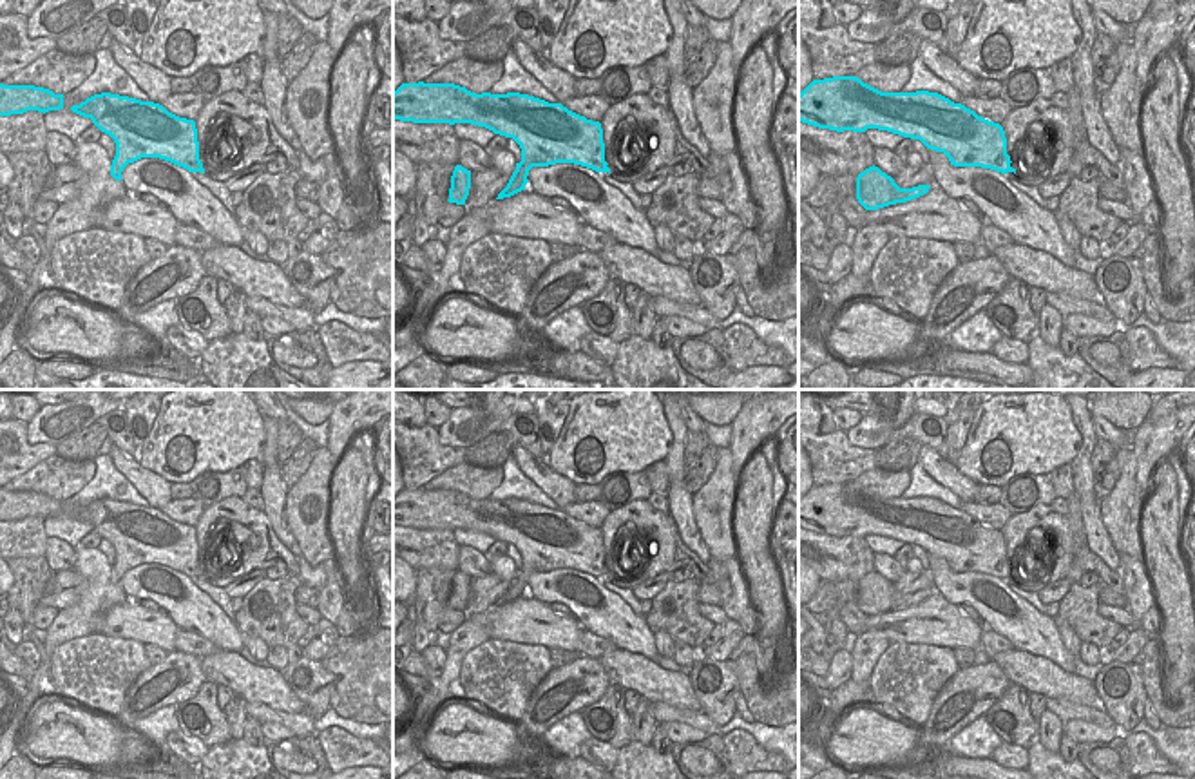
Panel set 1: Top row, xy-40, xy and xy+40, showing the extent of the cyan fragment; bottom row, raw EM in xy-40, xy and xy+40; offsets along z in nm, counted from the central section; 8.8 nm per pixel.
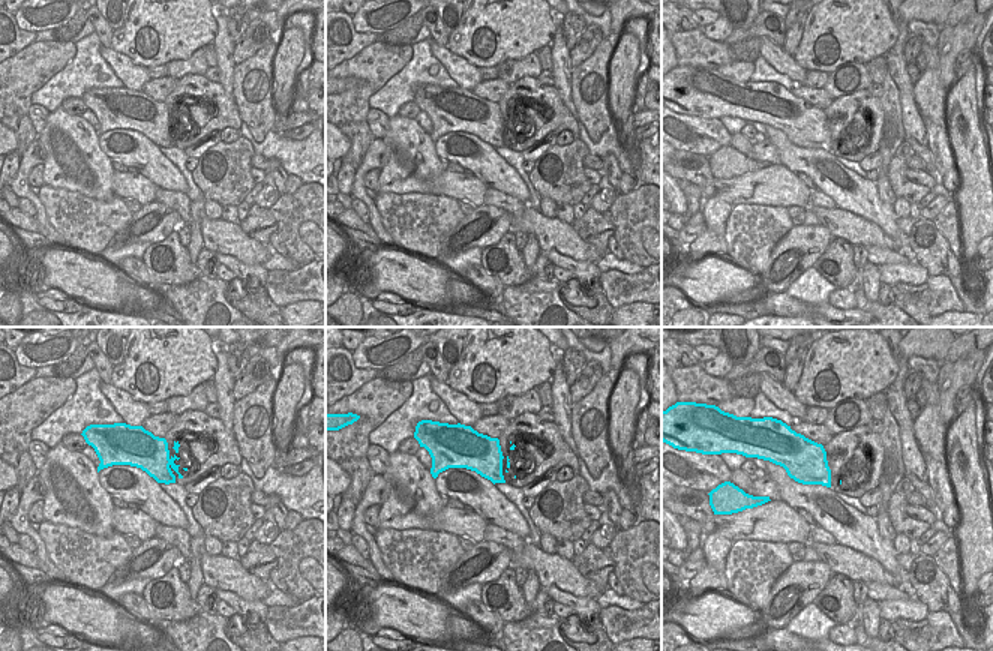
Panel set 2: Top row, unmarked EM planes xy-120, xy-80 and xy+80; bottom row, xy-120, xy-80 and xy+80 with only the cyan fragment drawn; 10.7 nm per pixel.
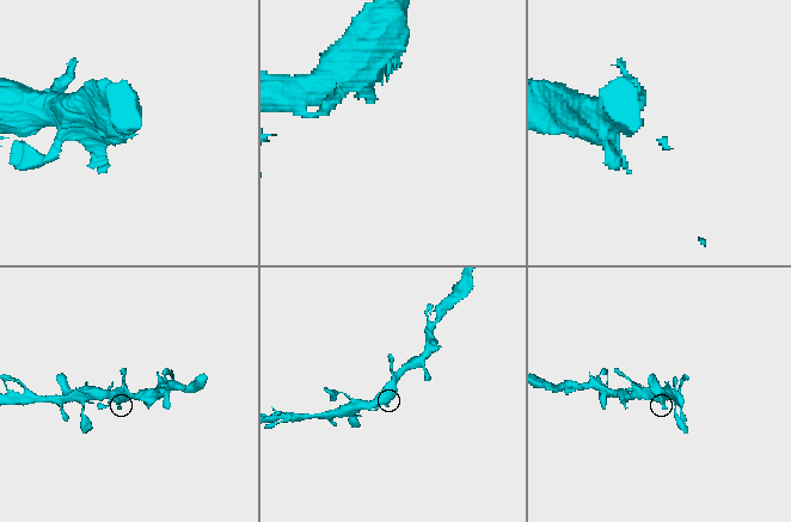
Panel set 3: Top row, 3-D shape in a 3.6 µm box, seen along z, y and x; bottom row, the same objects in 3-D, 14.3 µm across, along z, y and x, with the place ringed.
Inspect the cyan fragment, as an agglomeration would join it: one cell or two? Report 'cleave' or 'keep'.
keep

